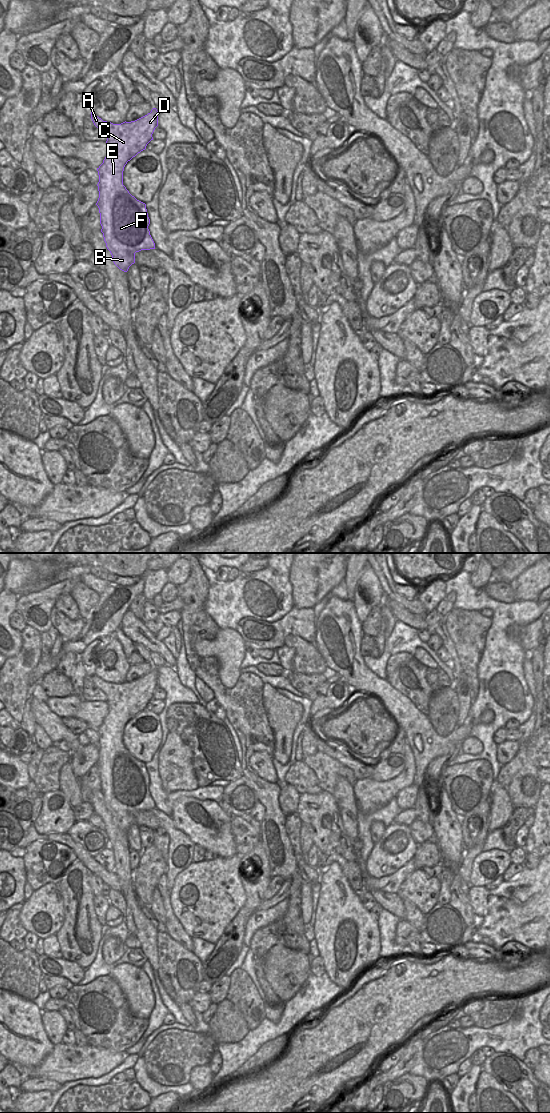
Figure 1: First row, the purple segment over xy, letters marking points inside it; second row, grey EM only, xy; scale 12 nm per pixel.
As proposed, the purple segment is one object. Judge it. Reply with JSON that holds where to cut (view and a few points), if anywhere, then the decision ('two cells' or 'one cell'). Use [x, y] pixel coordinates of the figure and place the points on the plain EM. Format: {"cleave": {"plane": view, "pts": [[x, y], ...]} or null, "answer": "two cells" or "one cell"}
{"cleave": null, "answer": "one cell"}

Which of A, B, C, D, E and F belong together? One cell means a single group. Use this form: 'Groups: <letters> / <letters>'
Groups: A B C D E F

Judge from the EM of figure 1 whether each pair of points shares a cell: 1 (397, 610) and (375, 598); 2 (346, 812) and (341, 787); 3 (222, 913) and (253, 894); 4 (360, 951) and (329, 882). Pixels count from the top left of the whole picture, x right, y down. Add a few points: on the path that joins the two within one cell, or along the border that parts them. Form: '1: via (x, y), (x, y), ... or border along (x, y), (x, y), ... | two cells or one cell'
1: border along (384, 594), (384, 601), (382, 603) | two cells
2: via (346, 806), (343, 793) | one cell
3: border along (242, 884), (246, 897), (245, 904), (234, 918) | two cells
4: via (359, 934), (358, 923), (336, 899) | one cell

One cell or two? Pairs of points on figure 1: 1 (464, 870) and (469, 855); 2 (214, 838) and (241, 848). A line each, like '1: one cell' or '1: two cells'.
1: one cell
2: two cells

